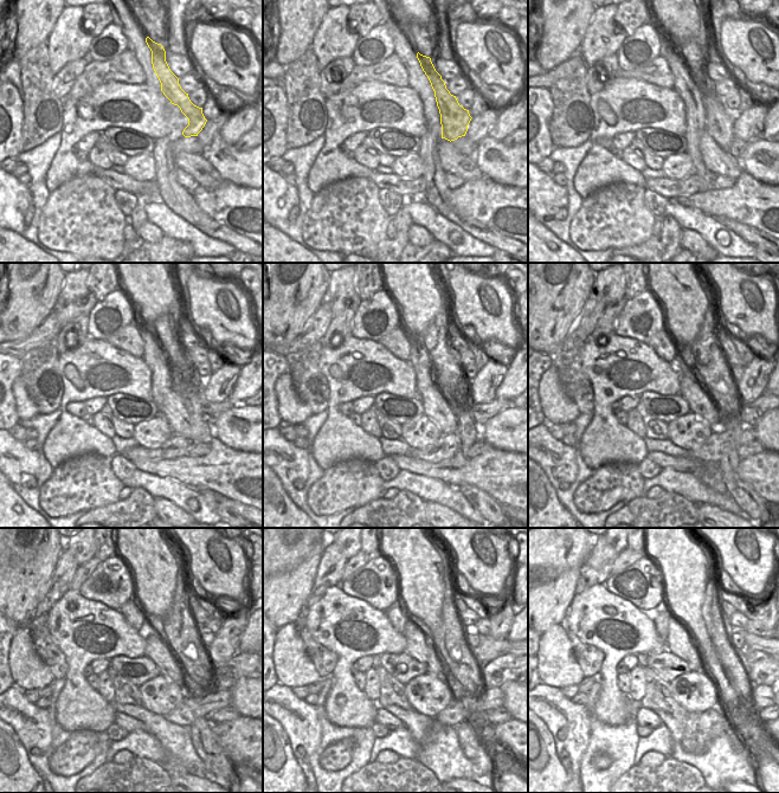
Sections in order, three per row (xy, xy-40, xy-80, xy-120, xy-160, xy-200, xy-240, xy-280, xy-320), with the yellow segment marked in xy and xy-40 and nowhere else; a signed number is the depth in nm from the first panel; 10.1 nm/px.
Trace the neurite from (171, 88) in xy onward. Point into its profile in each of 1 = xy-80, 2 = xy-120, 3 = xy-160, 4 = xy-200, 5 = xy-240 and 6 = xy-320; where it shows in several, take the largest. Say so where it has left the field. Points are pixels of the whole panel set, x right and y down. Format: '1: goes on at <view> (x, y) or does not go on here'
1: goes on at xy-80 (719, 120)
2: goes on at xy-120 (188, 385)
3: goes on at xy-160 (465, 429)
4: goes on at xy-200 (747, 498)
5: goes on at xy-240 (205, 743)
6: goes on at xy-320 (738, 743)

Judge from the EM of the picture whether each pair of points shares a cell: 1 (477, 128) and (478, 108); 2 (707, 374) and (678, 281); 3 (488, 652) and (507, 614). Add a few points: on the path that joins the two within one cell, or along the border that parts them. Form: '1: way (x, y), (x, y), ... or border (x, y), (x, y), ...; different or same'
1: border (488, 108), (472, 117); different
2: way (703, 350), (702, 336), (690, 322), (686, 304); same
3: way (488, 643), (501, 624); same

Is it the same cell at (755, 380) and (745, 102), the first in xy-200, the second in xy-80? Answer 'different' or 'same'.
different

